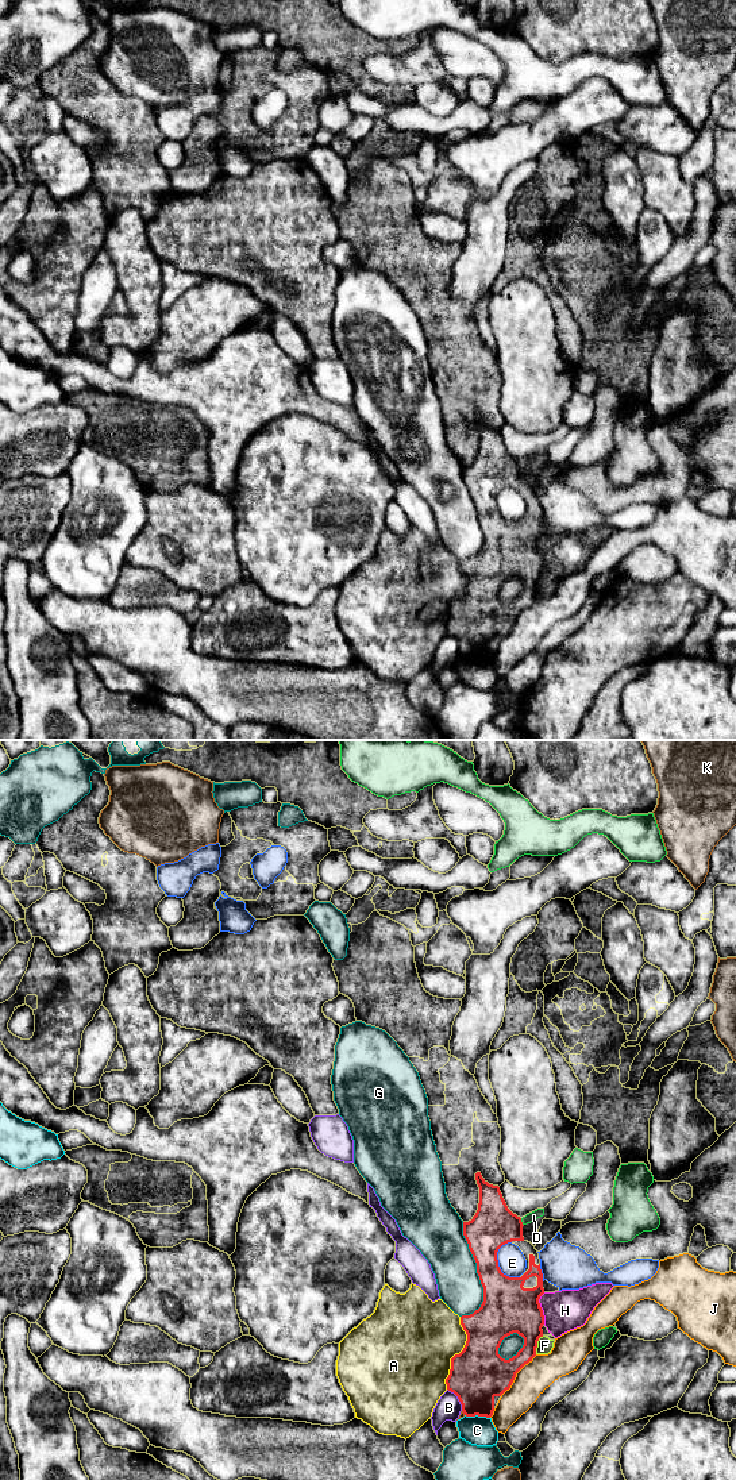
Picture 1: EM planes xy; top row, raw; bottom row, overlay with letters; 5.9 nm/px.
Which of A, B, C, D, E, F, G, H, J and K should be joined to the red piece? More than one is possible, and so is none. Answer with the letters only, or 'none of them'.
none of them

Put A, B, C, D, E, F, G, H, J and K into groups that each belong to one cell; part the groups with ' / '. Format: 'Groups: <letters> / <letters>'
Groups: A / B / C / D / E / F H / G / J / K

